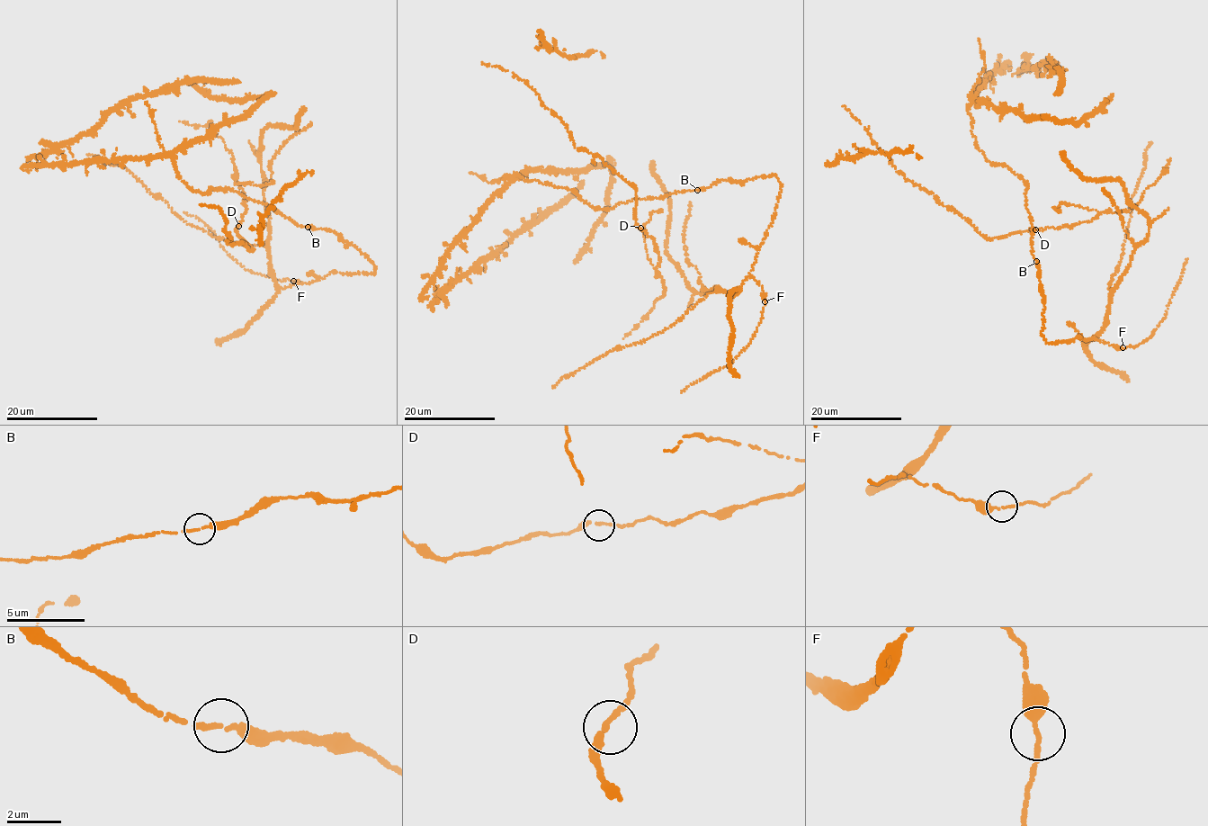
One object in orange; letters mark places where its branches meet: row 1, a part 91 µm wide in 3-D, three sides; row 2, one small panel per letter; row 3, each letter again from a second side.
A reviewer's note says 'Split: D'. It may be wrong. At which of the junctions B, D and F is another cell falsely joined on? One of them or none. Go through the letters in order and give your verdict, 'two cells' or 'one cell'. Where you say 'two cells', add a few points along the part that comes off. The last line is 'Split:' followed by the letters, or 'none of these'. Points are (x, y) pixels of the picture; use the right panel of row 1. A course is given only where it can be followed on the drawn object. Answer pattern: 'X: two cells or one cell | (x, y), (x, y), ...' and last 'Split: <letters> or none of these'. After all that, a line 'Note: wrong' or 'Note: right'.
B: one cell
D: one cell
F: one cell
Split: none of these
Note: wrong

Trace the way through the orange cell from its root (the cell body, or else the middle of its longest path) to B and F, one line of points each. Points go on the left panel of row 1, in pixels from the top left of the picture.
B: (255, 201), (265, 203), (299, 225), (308, 226)
F: (255, 201), (299, 225), (332, 229), (375, 270), (368, 273), (334, 271), (308, 283), (293, 281)

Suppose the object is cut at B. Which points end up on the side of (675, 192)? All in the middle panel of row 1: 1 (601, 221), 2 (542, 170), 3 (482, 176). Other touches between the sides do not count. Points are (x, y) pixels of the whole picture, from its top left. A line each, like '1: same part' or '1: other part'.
1: other part
2: other part
3: same part

